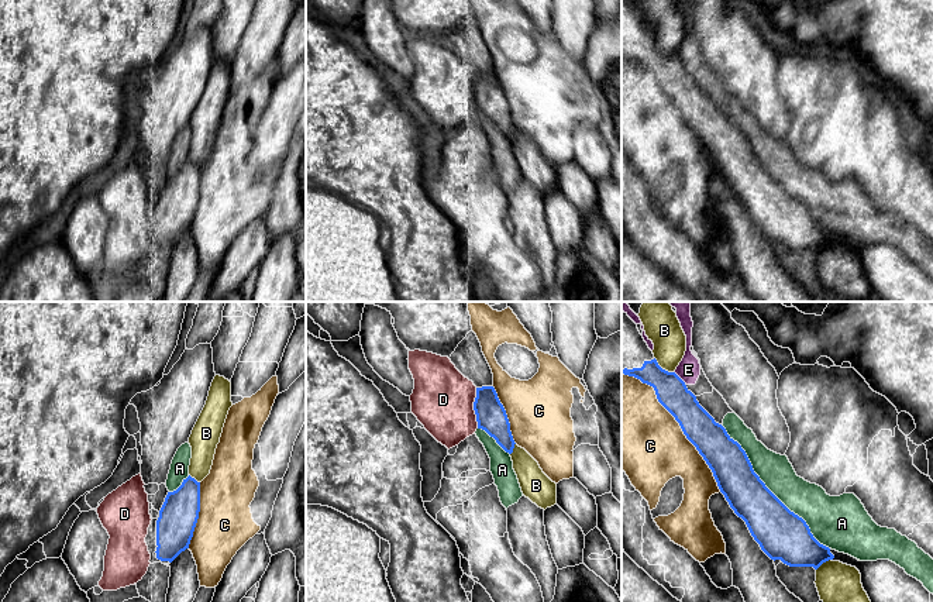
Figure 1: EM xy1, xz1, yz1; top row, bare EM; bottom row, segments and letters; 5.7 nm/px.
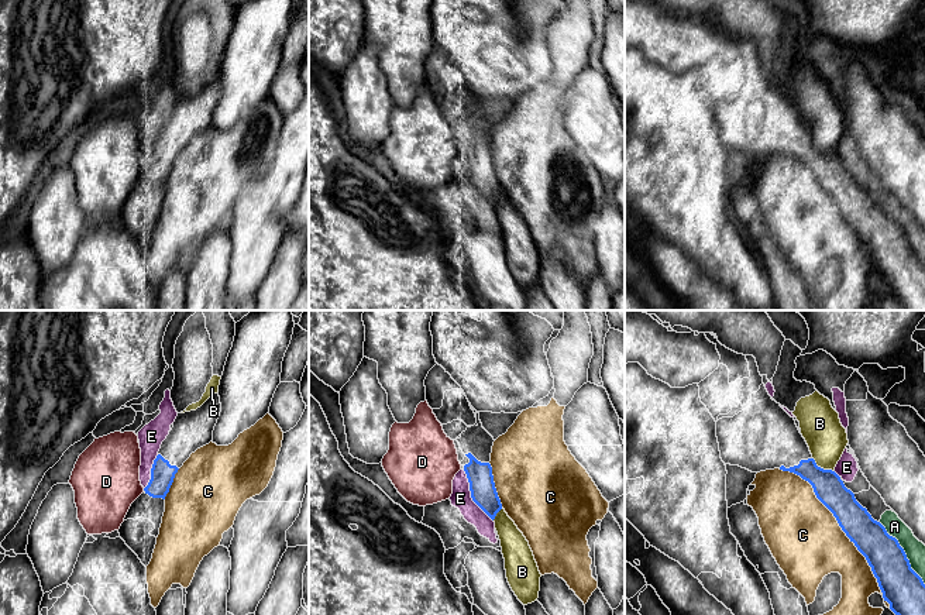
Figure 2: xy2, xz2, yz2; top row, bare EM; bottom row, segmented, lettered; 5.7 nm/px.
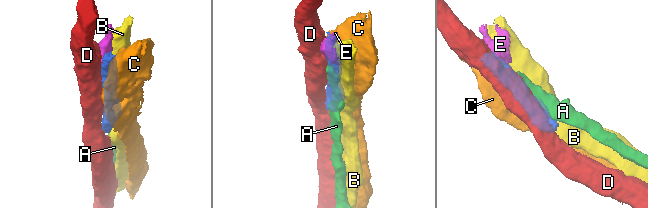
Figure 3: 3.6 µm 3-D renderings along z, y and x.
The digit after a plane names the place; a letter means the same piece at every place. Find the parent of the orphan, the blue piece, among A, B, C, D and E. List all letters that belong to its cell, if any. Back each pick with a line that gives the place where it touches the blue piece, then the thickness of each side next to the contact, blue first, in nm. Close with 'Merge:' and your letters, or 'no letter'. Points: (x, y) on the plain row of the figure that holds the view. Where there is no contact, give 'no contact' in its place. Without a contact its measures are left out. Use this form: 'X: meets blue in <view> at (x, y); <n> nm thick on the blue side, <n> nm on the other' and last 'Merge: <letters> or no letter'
Merge: no letter

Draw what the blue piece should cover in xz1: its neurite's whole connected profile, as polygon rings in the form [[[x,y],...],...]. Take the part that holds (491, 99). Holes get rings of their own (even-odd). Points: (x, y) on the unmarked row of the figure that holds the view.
[[[493,70],[476,72],[474,94],[478,113],[485,114],[506,137],[512,138],[516,127],[506,94]]]

